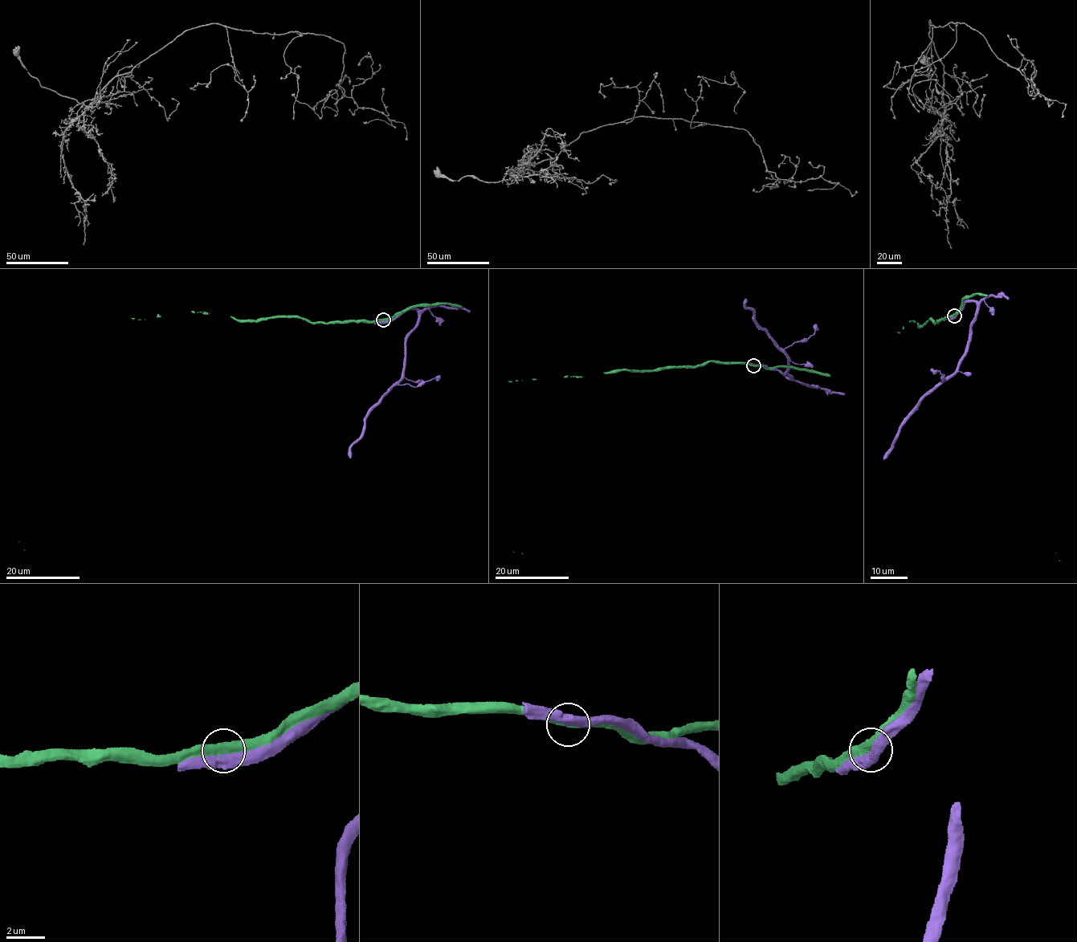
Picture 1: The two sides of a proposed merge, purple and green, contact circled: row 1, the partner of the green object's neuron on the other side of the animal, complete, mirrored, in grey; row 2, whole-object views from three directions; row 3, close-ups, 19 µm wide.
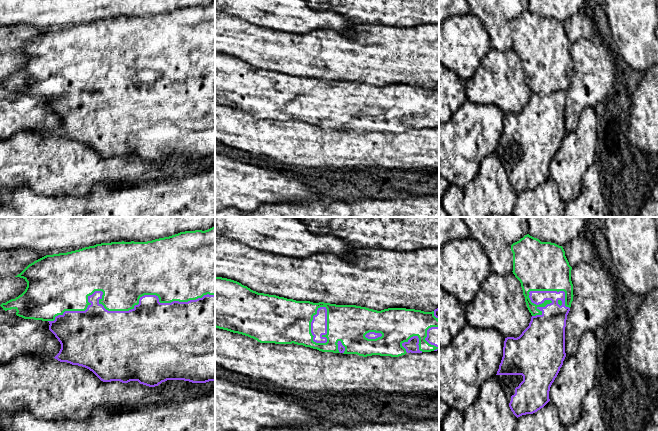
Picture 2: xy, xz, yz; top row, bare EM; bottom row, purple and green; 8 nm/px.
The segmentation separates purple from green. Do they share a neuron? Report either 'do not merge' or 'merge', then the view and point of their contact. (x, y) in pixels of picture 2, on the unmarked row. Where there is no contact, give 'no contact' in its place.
do not merge; meets purple in xy at (122, 87)

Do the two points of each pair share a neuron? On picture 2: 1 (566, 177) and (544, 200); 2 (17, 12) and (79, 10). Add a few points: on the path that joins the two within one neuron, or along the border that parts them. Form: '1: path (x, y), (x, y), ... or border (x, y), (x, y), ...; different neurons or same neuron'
1: border (550, 176), (557, 187), (561, 200), (565, 204); different neurons
2: path (32, 10), (64, 10); same neuron

